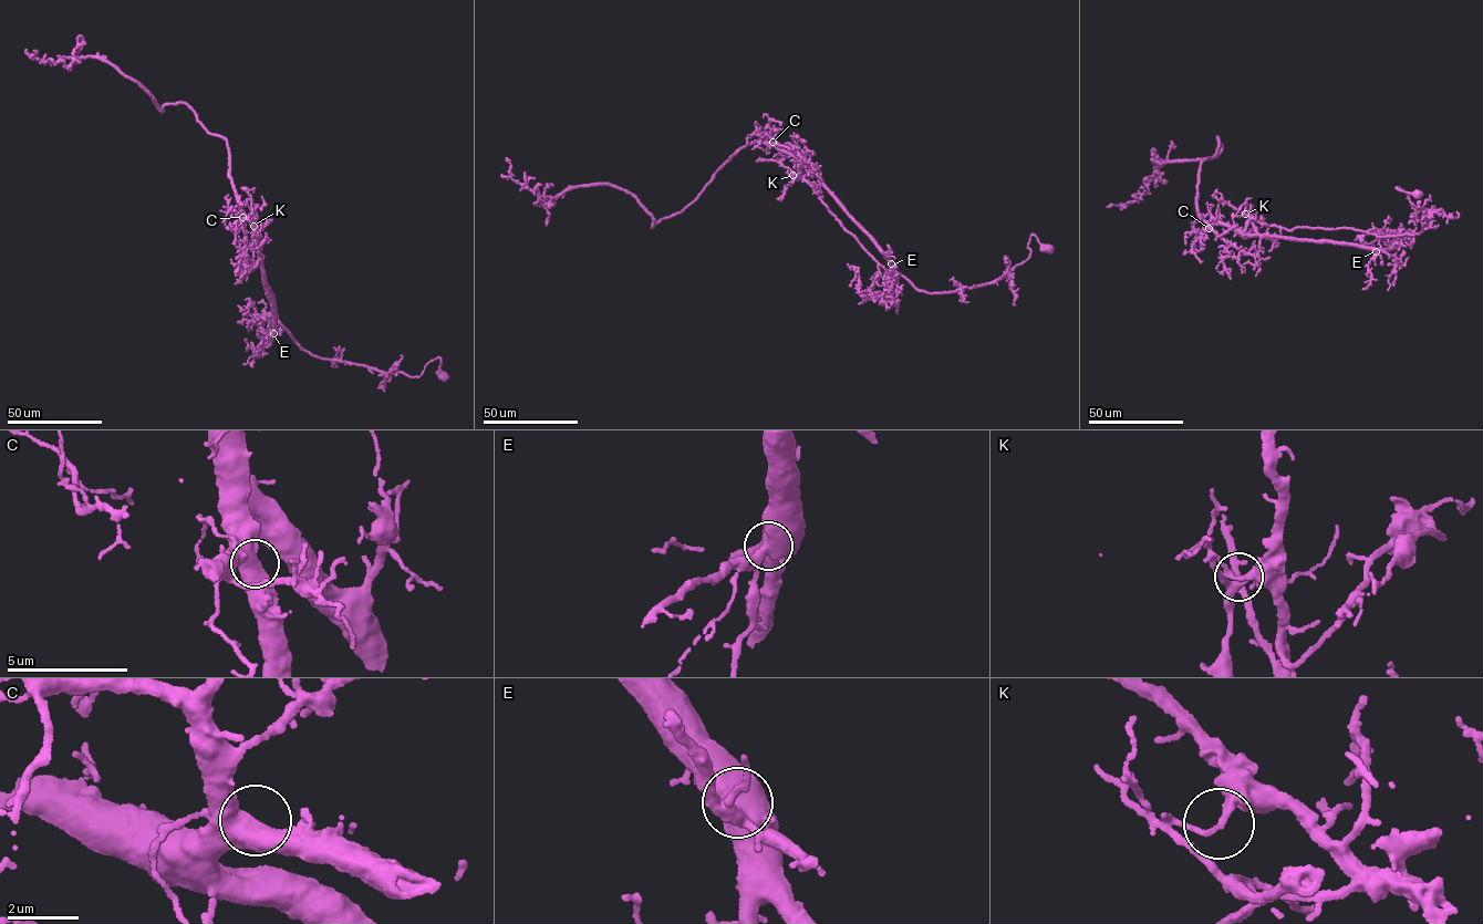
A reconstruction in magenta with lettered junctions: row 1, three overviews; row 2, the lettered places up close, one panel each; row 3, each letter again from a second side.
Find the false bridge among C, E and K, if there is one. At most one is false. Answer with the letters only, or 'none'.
K

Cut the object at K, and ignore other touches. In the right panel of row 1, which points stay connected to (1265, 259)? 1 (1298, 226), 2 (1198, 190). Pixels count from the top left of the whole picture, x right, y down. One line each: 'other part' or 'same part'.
1: other part
2: same part

